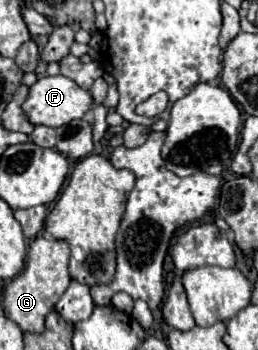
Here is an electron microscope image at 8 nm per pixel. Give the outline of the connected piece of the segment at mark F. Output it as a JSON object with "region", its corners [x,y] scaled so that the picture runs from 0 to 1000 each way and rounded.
{"region":[[[225,211],[225,217],[147,223],[147,234],[116,251],[116,269],[93,291],[93,320],[109,326],[109,337],[132,360],[178,354],[178,360],[225,366],[240,354],[264,354],[271,343],[318,337],[357,309],[357,297],[364,297],[364,286],[357,286],[357,269],[341,257],[310,251],[287,229]]]}

